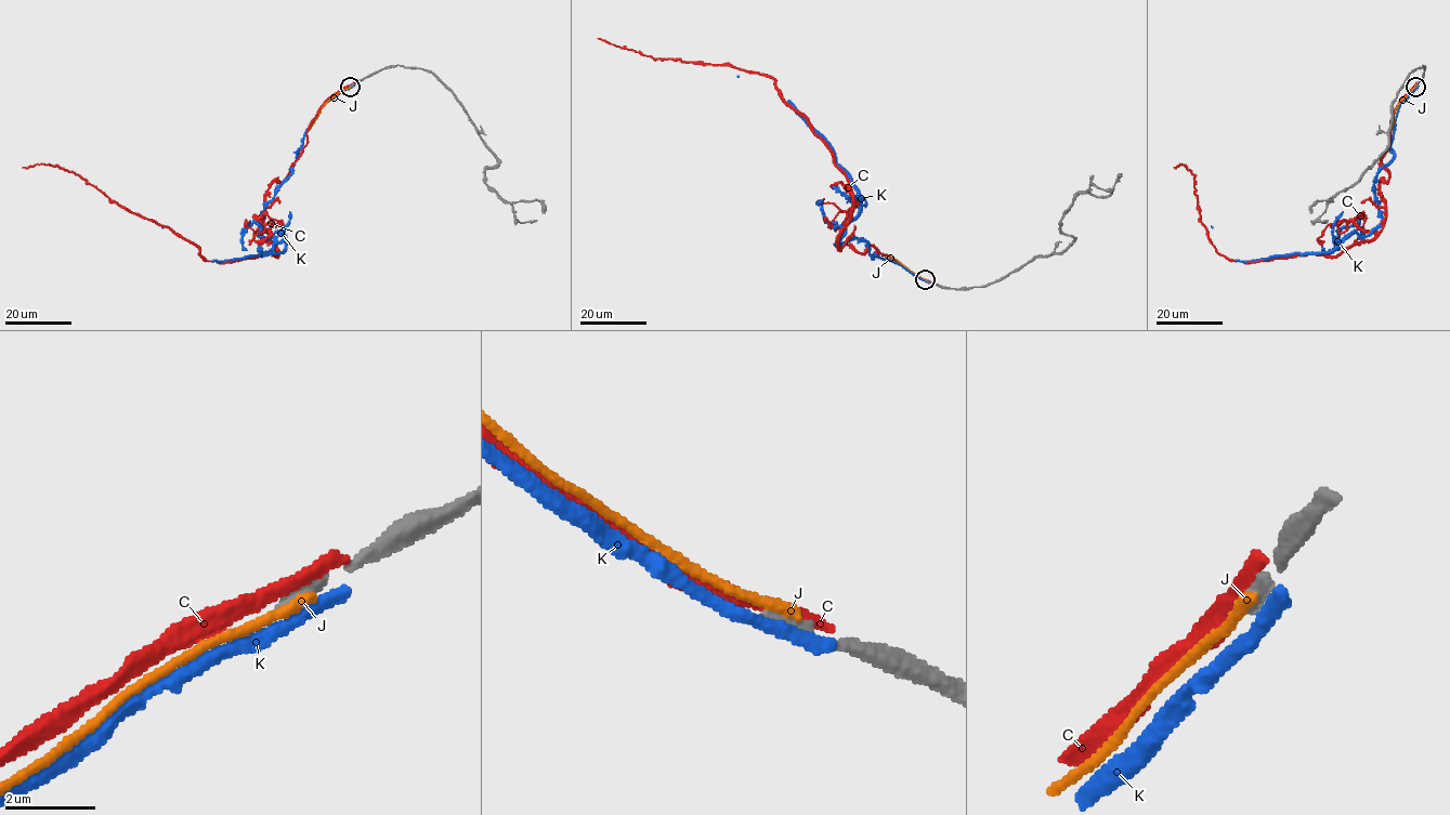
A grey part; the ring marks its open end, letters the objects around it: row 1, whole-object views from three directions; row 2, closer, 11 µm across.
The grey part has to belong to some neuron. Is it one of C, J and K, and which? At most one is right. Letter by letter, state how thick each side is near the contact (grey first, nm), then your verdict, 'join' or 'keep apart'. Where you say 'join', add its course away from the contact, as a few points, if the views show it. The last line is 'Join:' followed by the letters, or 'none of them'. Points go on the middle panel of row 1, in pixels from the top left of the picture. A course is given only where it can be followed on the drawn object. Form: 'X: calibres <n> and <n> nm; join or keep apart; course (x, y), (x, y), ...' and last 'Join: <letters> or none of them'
C: calibres 340 and 380 nm; keep apart
J: calibres 340 and 280 nm; keep apart
K: calibres 340 and 400 nm; keep apart
Join: none of them

